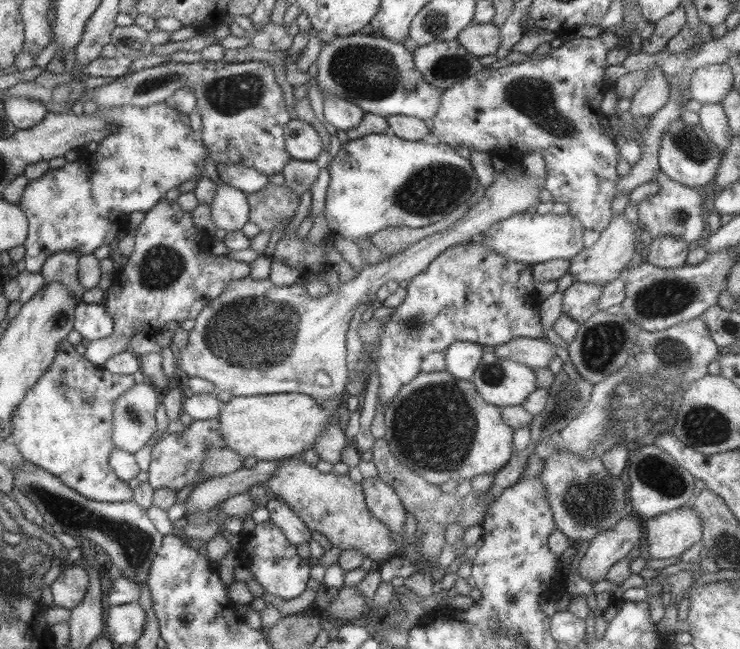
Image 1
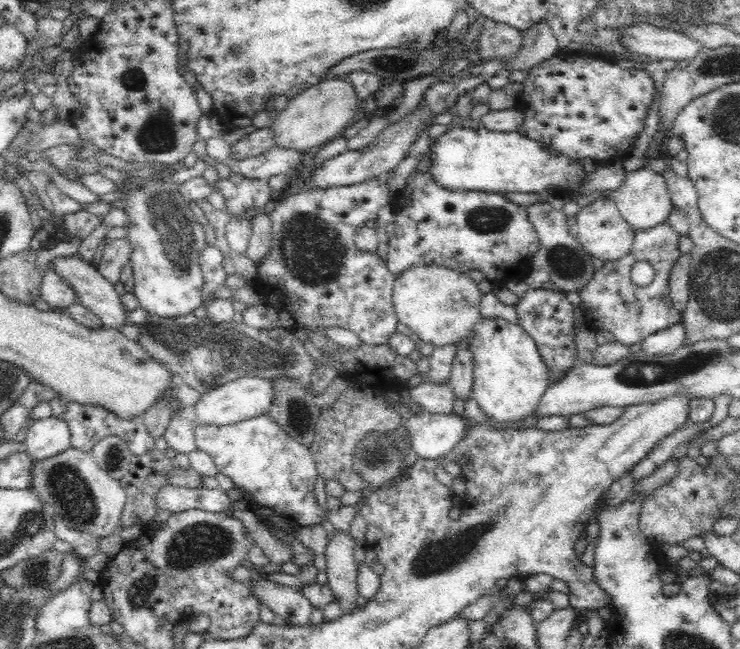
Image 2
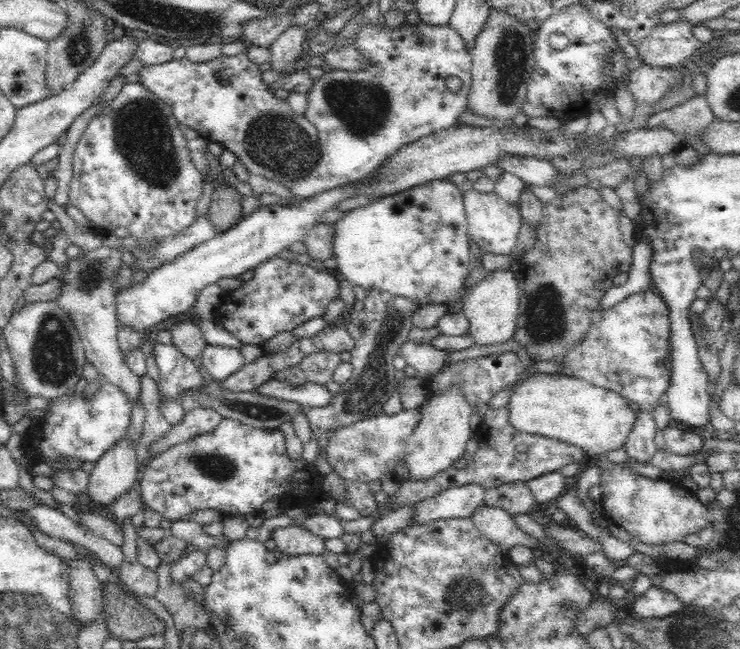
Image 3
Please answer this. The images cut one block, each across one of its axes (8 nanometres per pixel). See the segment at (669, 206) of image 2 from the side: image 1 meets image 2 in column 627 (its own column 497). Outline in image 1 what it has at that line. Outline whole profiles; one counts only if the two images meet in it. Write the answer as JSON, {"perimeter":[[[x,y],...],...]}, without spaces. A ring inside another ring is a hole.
{"perimeter":[[[521,161],[517,162],[517,167],[519,167],[520,176],[514,180],[506,178],[502,171],[496,171],[496,178],[485,188],[483,198],[447,229],[425,236],[383,263],[374,266],[363,264],[357,270],[355,278],[339,283],[335,290],[329,290],[325,296],[313,298],[307,294],[305,287],[301,284],[275,286],[269,282],[269,279],[253,280],[249,275],[229,281],[219,296],[209,300],[194,319],[195,325],[189,332],[187,343],[180,349],[177,368],[185,372],[188,377],[209,380],[217,390],[229,392],[232,397],[301,393],[321,402],[335,395],[339,396],[345,392],[345,385],[348,381],[345,365],[345,333],[355,309],[365,301],[375,300],[375,292],[388,280],[396,282],[409,280],[421,271],[425,271],[431,260],[434,260],[443,250],[457,244],[469,243],[475,235],[484,232],[495,222],[520,214],[529,206],[537,205],[538,194],[544,187],[543,182],[531,179]]]}

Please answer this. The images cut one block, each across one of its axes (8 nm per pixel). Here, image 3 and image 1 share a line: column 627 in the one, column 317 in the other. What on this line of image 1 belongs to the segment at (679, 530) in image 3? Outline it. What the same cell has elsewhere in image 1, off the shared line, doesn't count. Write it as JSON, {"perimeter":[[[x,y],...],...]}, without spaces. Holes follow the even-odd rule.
{"perimeter":[[[300,456],[287,459],[282,462],[275,470],[275,475],[271,475],[267,479],[266,486],[274,493],[274,496],[281,499],[307,526],[309,530],[315,530],[323,534],[331,543],[331,546],[336,546],[341,551],[345,549],[355,548],[363,553],[363,556],[373,561],[383,562],[394,556],[399,548],[387,526],[383,522],[379,522],[369,509],[366,507],[363,491],[360,483],[354,482],[346,475],[338,475],[333,472],[321,473],[313,466],[305,464]]]}

